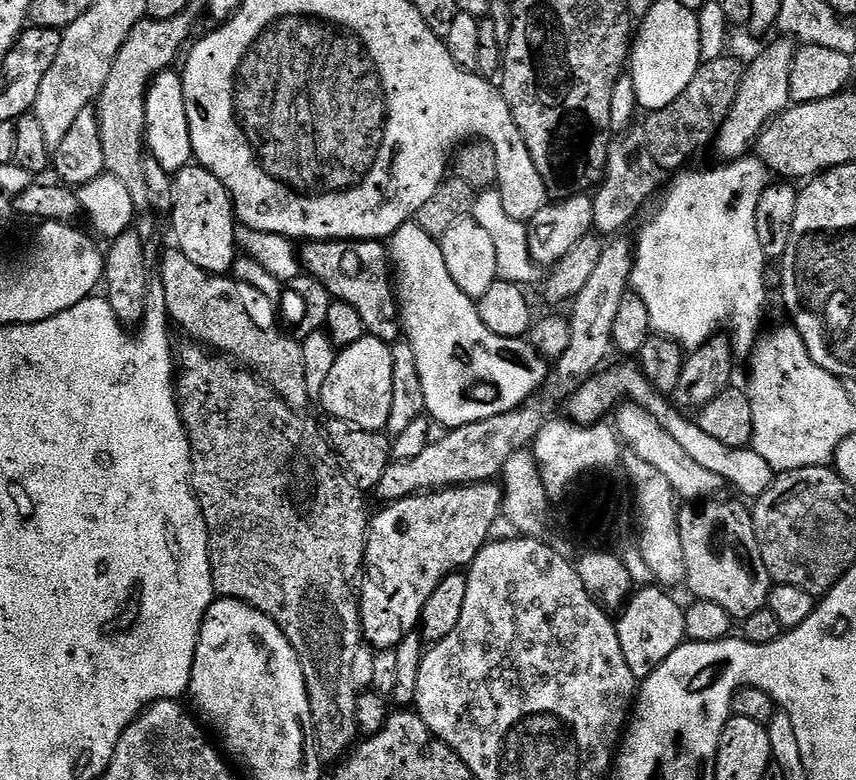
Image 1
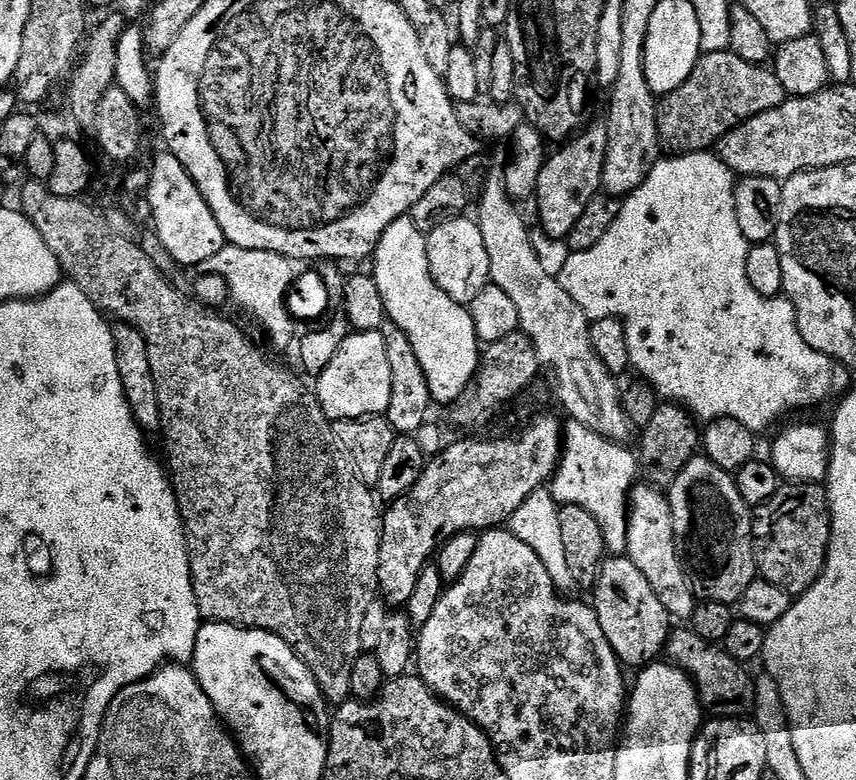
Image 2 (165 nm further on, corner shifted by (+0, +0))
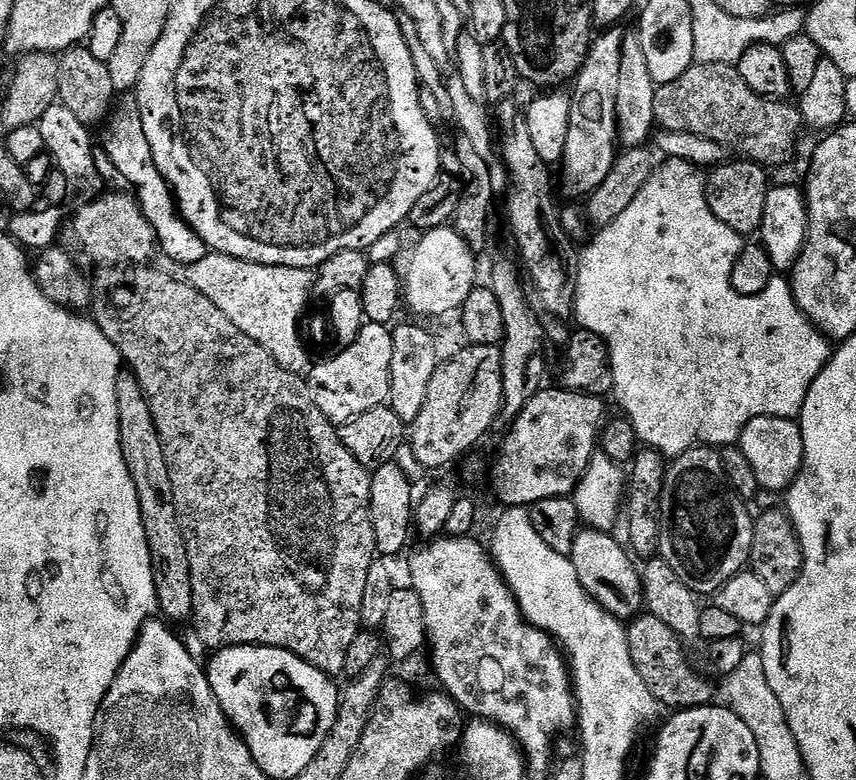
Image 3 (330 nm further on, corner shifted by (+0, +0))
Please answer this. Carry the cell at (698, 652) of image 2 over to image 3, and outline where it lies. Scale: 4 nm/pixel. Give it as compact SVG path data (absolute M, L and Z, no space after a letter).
M651 614L643 615L629 623L626 631L633 664L655 701L668 710L707 707L713 701L714 692L708 683L700 682L699 676L689 666L681 639L662 620Z

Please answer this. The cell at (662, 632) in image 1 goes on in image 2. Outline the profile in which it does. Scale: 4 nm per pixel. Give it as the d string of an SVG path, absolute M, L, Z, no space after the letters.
M613 555L600 565L594 591L594 607L602 634L606 634L606 642L610 642L621 665L628 670L647 668L665 651L665 644L674 628L670 615L659 602L650 582L627 555Z

